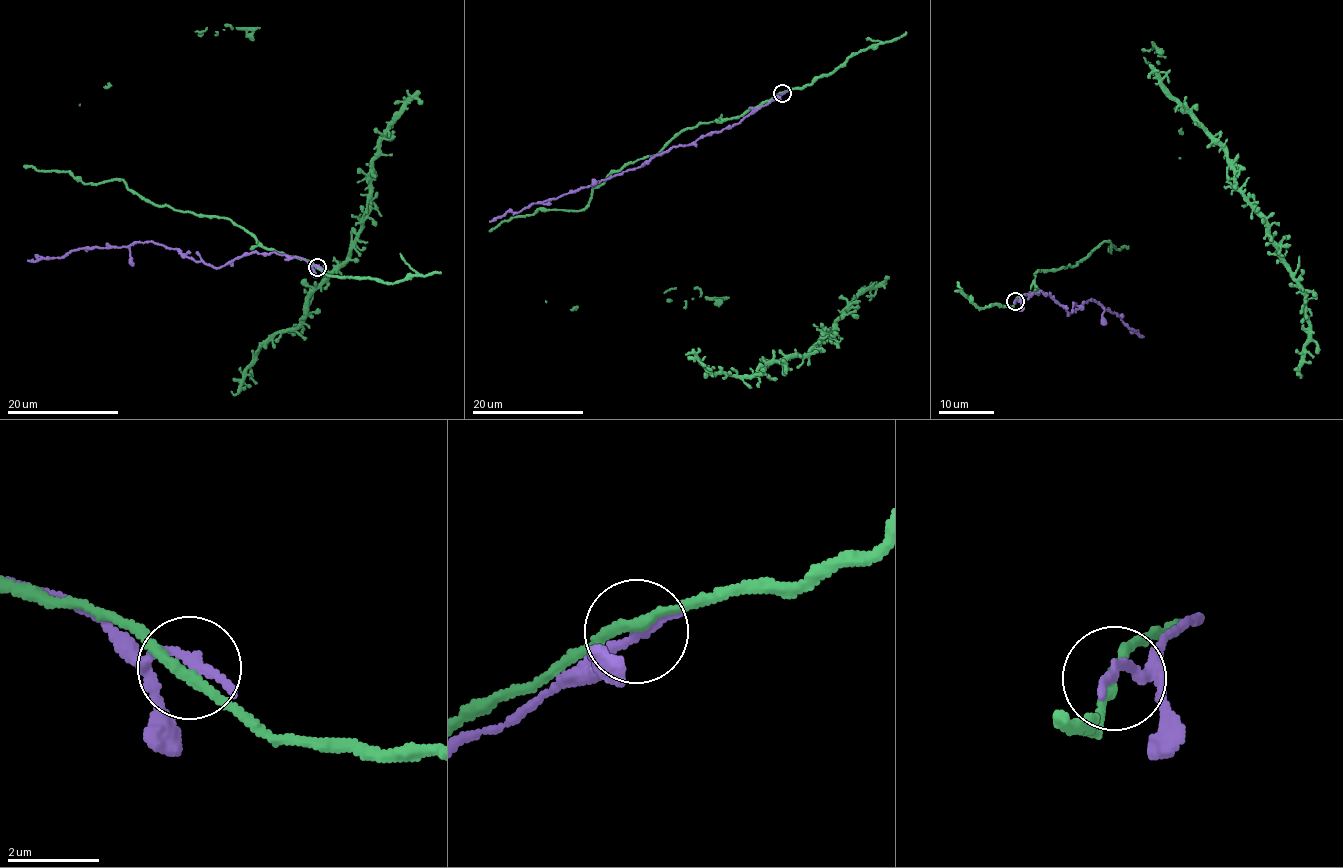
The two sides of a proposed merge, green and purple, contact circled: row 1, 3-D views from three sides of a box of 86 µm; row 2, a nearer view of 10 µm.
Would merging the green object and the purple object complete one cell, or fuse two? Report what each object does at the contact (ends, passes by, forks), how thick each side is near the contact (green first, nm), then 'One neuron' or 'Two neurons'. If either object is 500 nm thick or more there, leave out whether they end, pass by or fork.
At the ring green passes by. At the ring purple ends. Thickness 240 nm (green) against 240 nm. Two neurons

